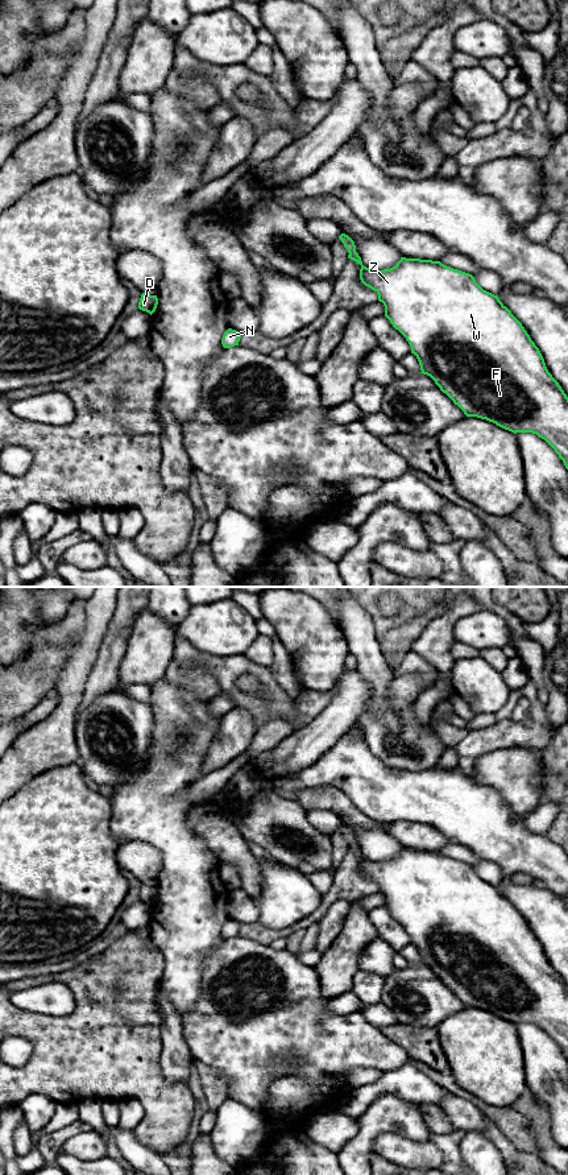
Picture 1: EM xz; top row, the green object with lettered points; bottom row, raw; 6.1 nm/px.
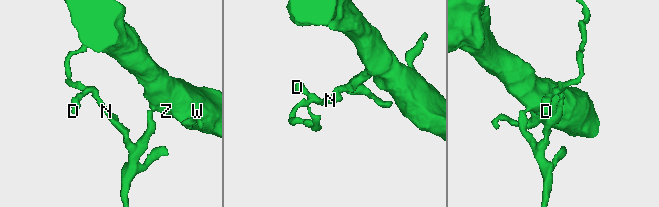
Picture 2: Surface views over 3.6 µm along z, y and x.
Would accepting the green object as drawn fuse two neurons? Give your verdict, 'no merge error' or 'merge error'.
no merge error

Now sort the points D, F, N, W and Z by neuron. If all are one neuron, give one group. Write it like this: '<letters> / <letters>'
D F N W Z

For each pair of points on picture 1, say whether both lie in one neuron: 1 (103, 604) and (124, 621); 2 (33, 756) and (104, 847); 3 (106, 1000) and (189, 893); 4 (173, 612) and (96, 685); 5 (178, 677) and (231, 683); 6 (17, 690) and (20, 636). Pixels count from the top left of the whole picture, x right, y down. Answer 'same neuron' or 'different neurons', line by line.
1: same neuron
2: different neurons
3: different neurons
4: different neurons
5: different neurons
6: different neurons

